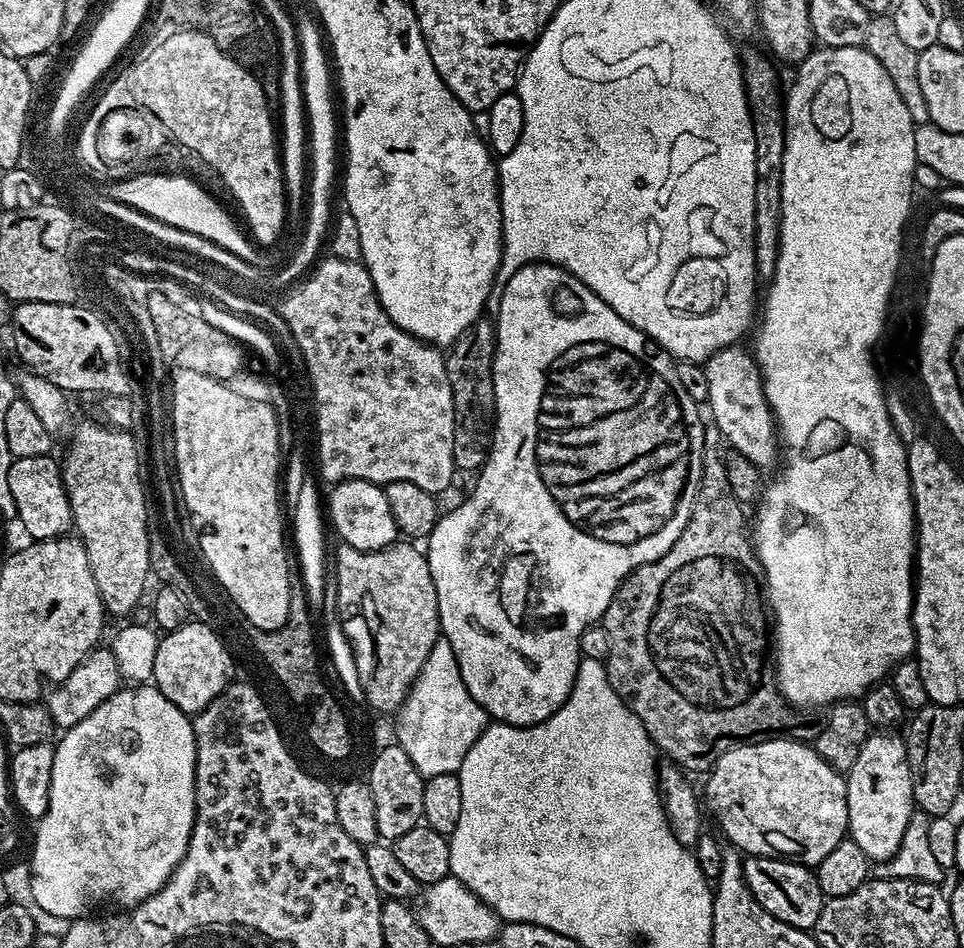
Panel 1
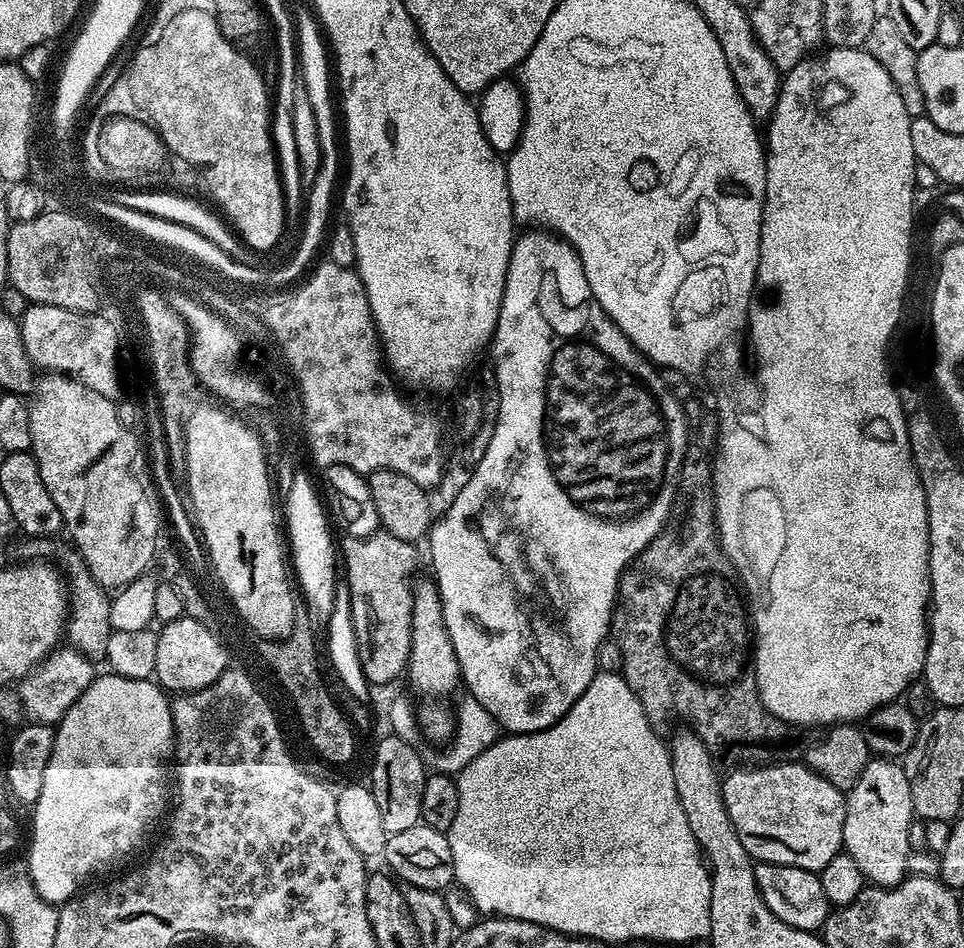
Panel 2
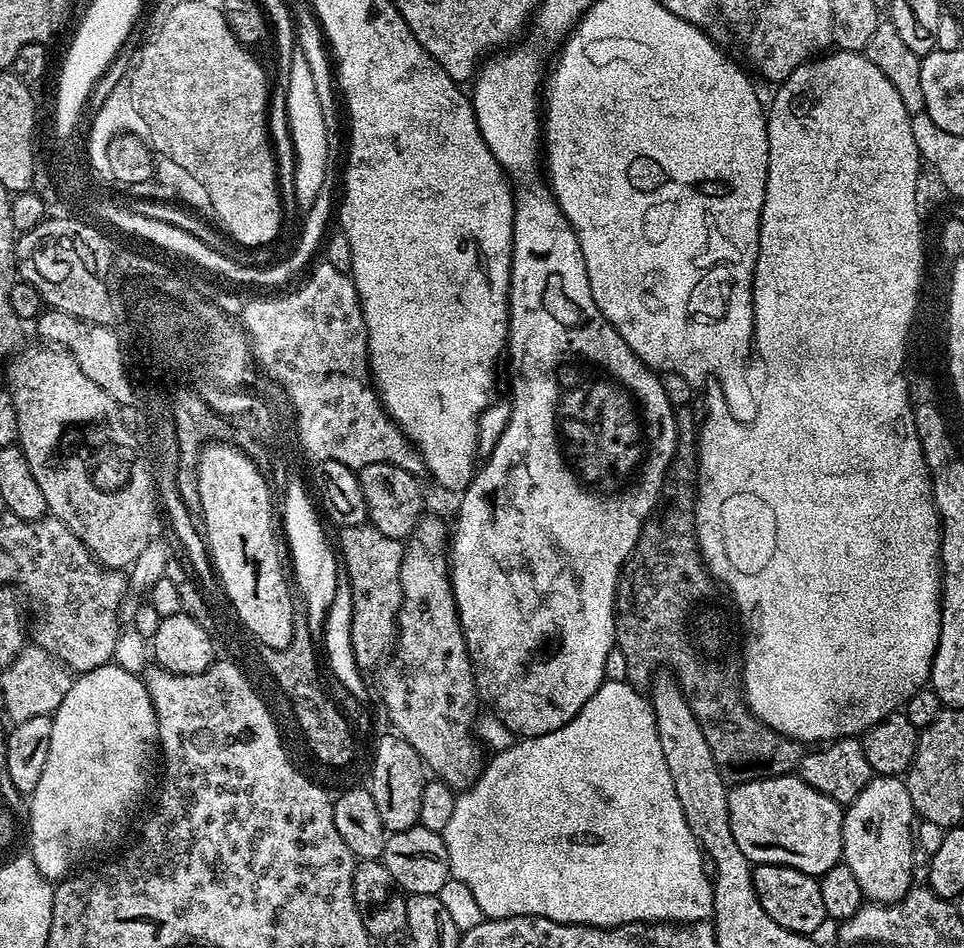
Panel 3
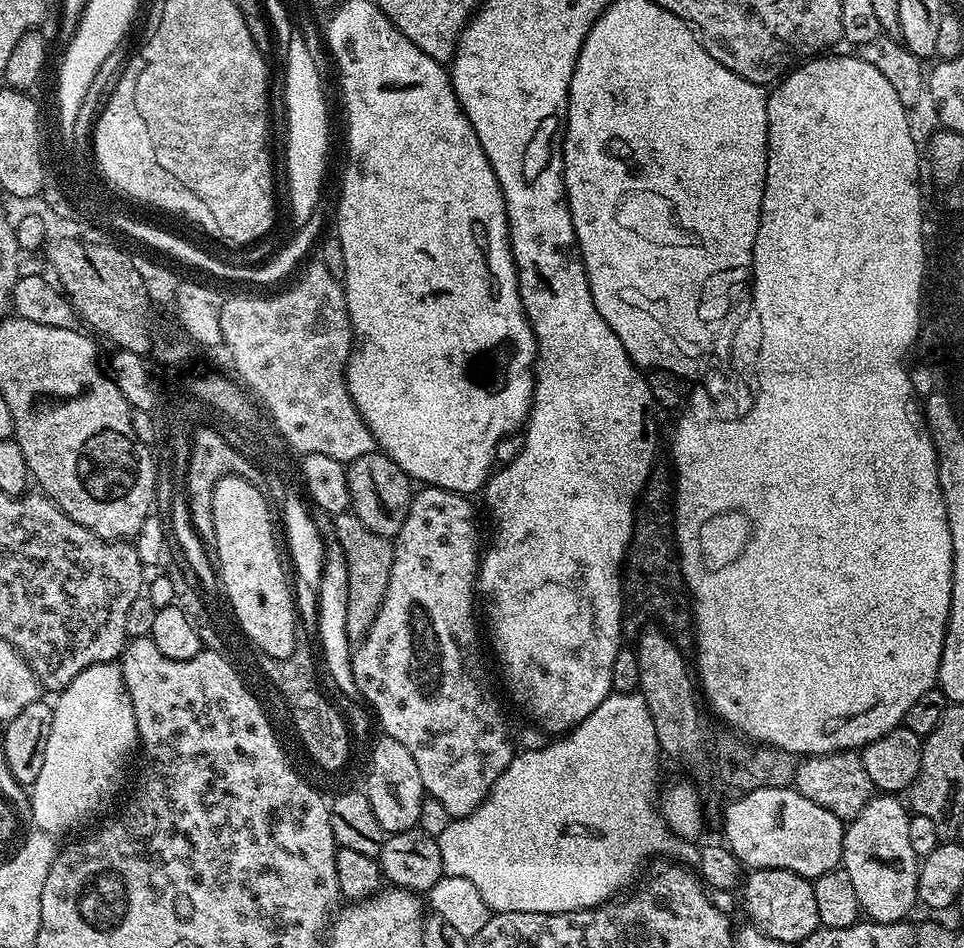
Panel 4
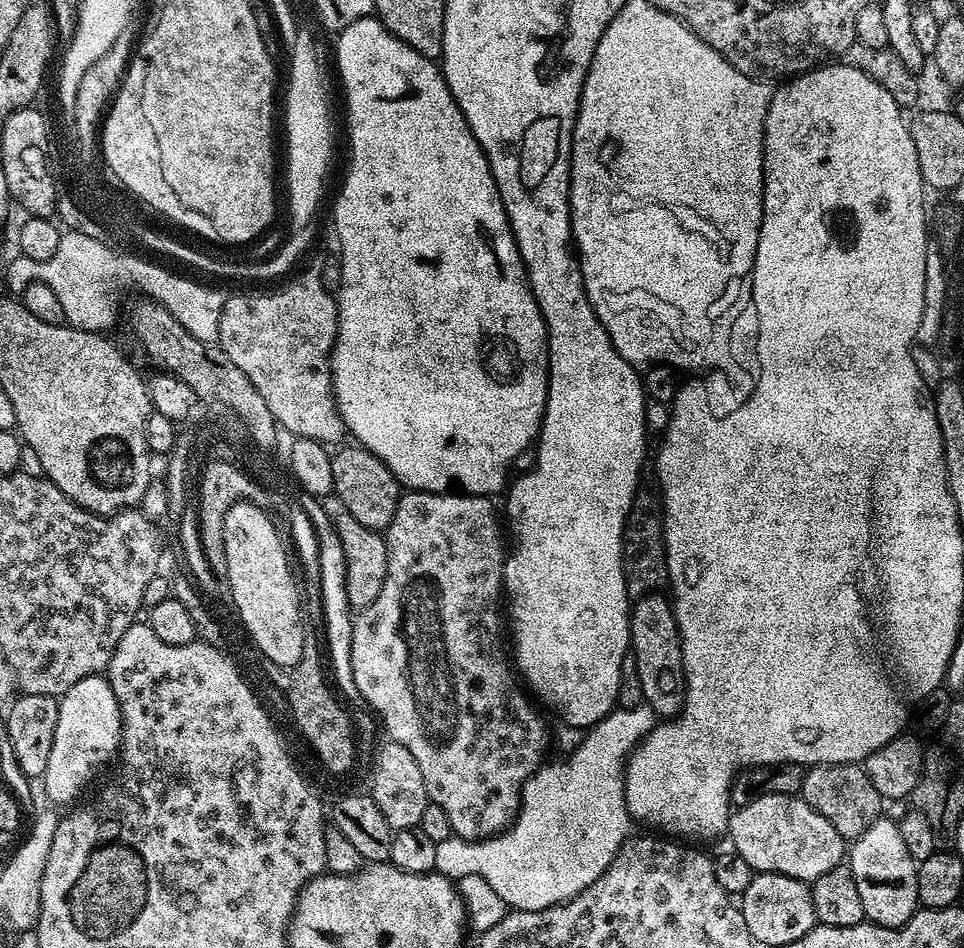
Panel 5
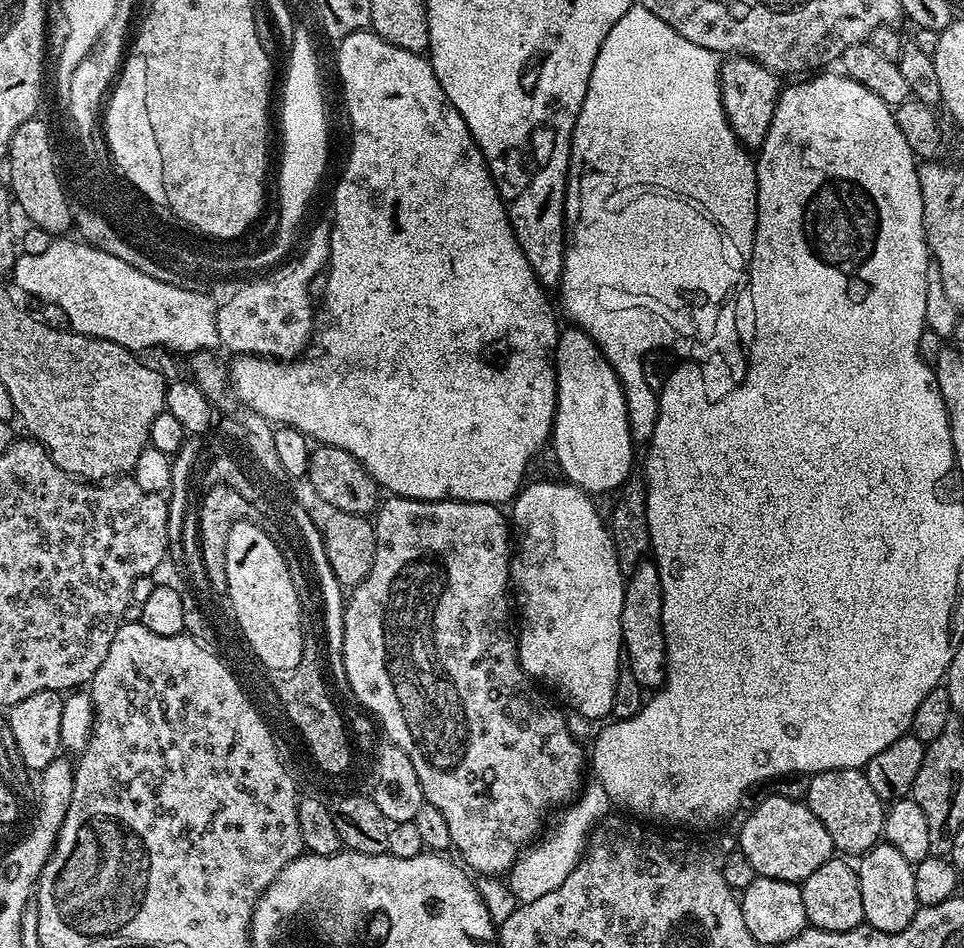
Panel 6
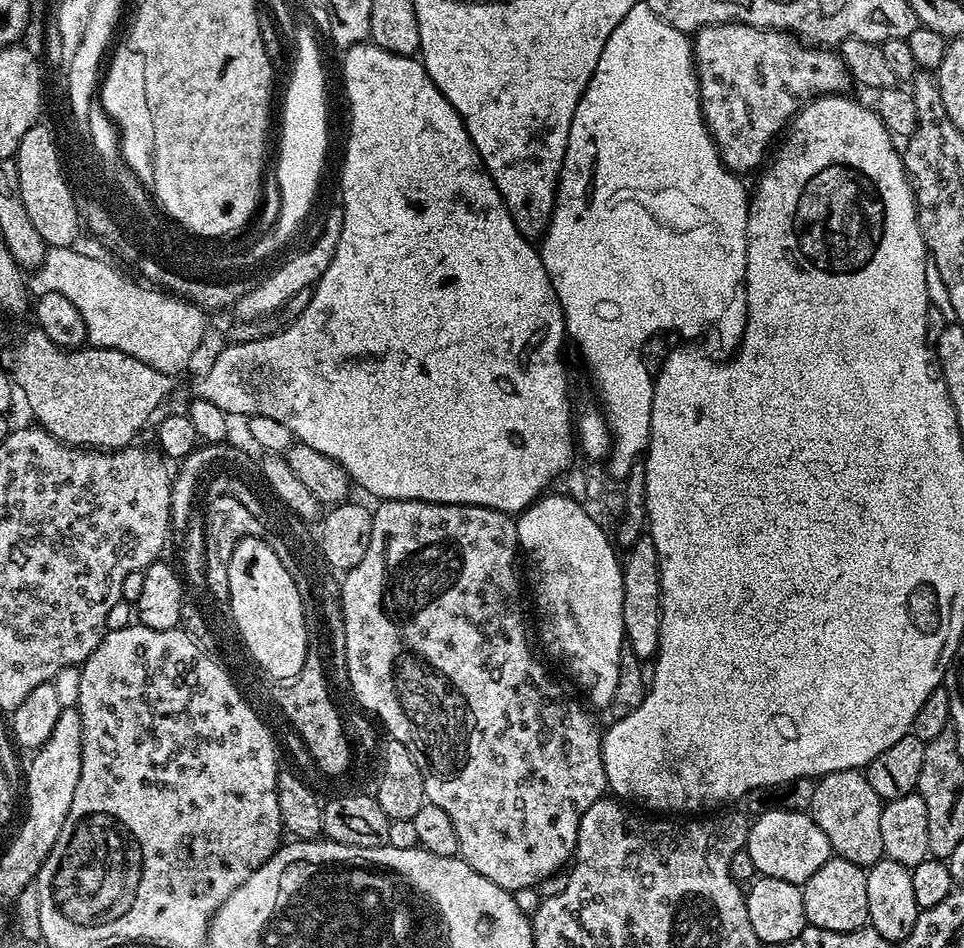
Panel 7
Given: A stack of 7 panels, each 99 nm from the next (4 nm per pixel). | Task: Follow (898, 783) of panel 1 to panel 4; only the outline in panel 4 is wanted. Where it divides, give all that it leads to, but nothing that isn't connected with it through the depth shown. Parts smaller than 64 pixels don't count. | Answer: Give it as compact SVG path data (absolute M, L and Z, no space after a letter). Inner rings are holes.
M876 794L844 829L842 866L854 882L860 911L869 921L878 924L899 924L912 907L917 907L916 883L918 858L910 847L910 815L905 801L892 794Z

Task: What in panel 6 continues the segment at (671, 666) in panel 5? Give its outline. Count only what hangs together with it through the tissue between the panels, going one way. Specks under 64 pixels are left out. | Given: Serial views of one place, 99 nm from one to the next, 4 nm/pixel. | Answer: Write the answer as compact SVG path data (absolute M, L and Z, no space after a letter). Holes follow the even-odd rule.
M641 559L635 570L627 573L622 602L622 648L626 653L626 663L634 670L634 678L638 678L641 688L659 690L664 686L664 678L668 671L668 650L664 647L664 627L662 626L662 582L651 559Z

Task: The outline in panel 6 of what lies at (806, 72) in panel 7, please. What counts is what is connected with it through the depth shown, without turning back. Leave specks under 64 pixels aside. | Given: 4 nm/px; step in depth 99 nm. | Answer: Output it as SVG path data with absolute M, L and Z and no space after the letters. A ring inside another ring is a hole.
M733 55L721 63L720 93L724 113L740 143L749 150L759 149L774 118L776 100L782 91L782 84L776 80L779 80L777 73L763 68L757 60L749 60L746 56Z

